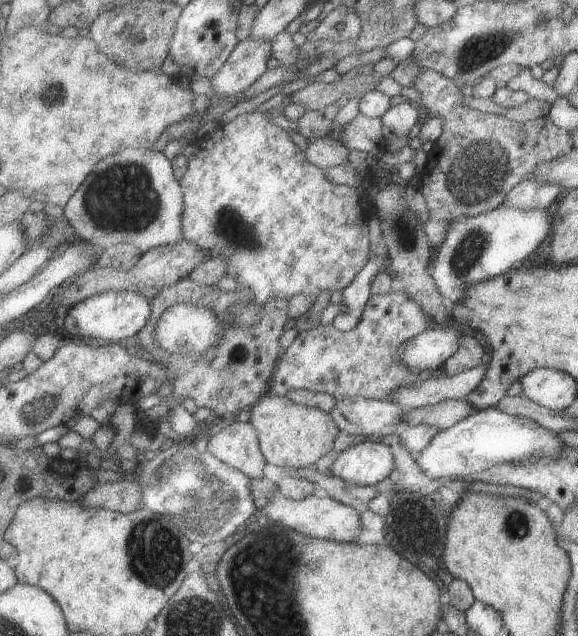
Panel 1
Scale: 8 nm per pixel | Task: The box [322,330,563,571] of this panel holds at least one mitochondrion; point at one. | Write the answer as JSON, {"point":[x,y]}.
{"point":[517,525]}

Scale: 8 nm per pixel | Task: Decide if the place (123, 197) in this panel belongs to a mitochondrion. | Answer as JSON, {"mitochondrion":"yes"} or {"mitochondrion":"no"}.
{"mitochondrion":"yes"}

